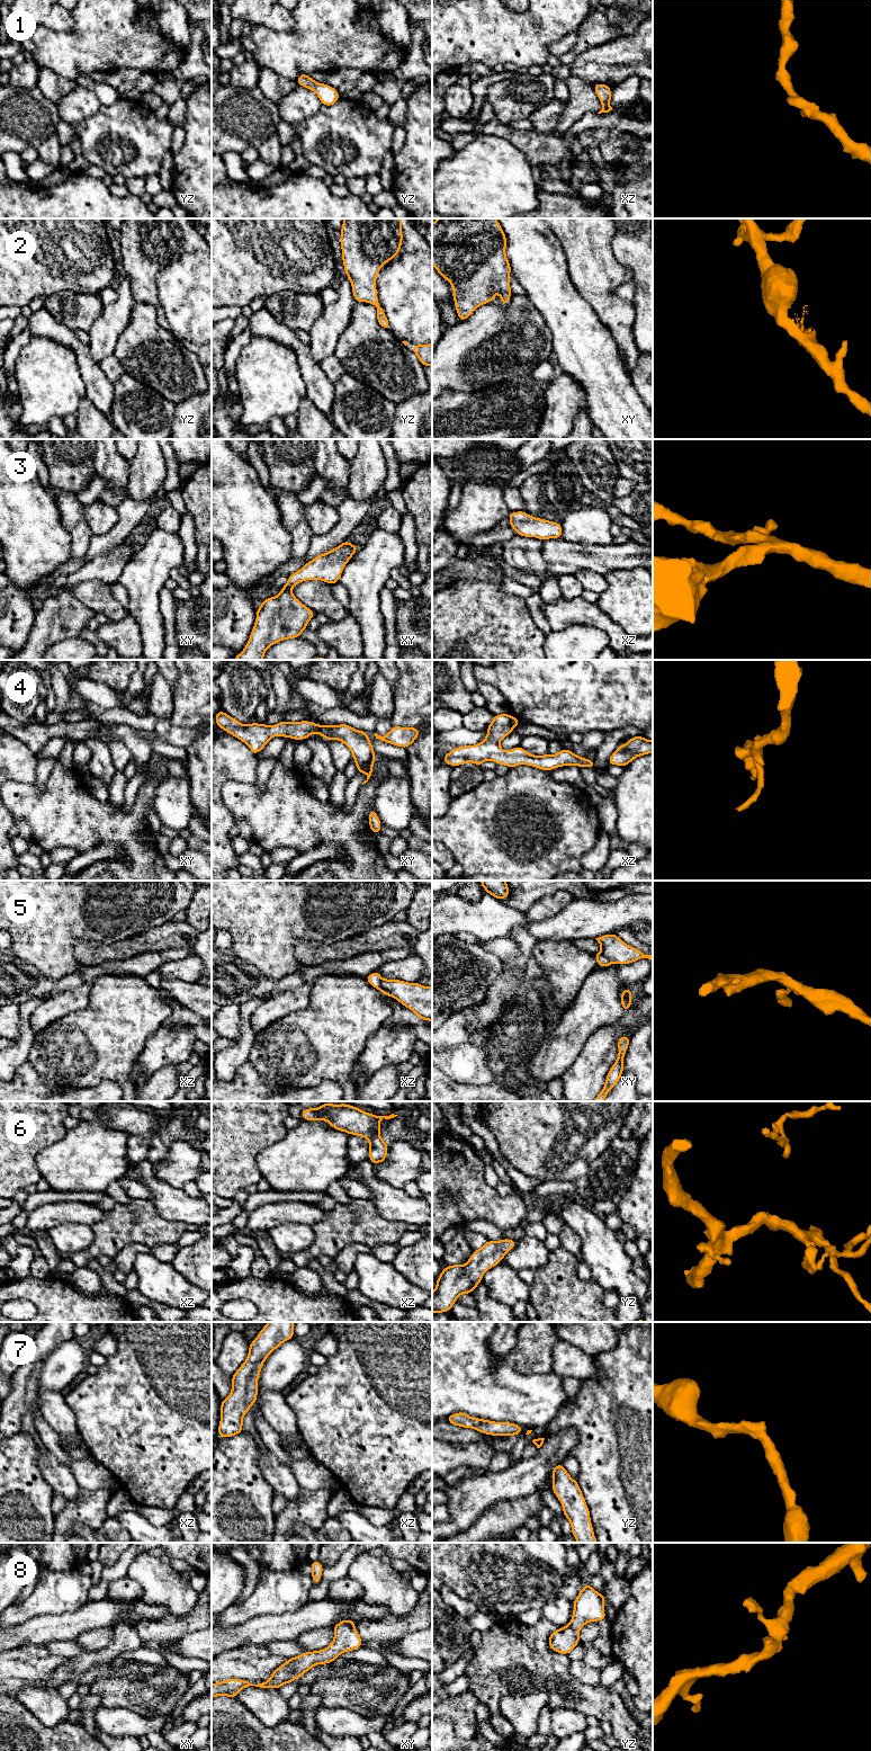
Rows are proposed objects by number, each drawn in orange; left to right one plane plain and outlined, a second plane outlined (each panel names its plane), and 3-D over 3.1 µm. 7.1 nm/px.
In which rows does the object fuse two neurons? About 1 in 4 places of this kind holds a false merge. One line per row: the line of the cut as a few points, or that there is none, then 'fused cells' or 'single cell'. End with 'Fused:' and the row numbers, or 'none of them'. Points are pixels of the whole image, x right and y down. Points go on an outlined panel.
1: cut none; single cell
2: cut none; single cell
3: cut none; single cell
4: cut none; single cell
5: cut xz (380, 979), (380, 983), (392, 995); fused cells
6: cut none; single cell
7: cut none; single cell
8: cut none; single cell
Fused: 5

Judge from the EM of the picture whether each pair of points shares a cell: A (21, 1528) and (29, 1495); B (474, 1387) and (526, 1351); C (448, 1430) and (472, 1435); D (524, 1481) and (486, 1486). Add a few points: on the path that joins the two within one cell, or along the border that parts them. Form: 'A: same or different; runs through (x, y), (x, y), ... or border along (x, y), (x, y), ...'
A: same; runs through (21, 1520), (21, 1503)
B: different; border along (504, 1360), (520, 1373), (532, 1374)
C: same; runs through (454, 1434), (466, 1435)
D: same; runs through (515, 1482), (495, 1486)

